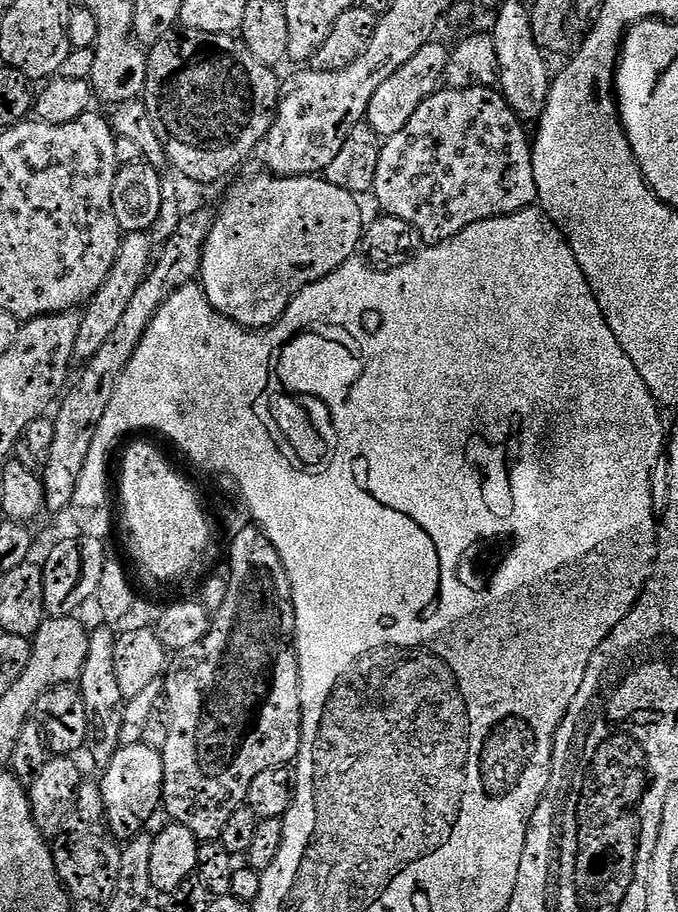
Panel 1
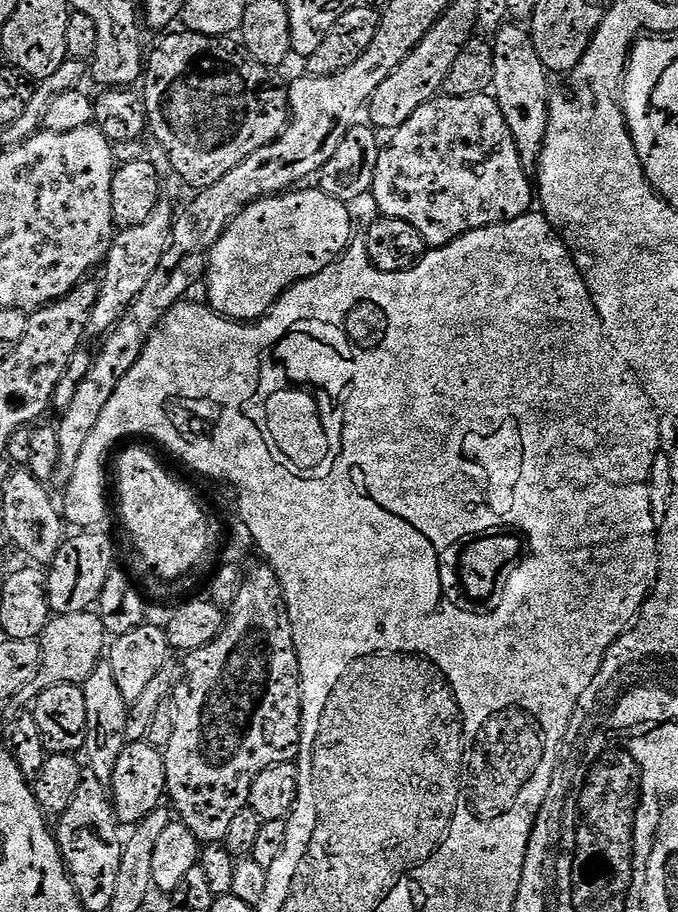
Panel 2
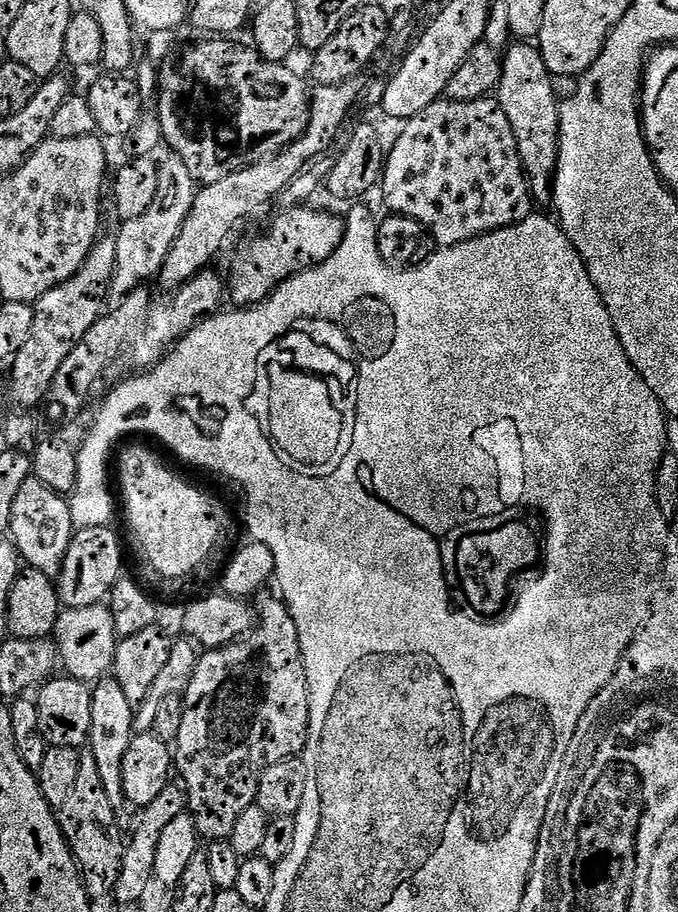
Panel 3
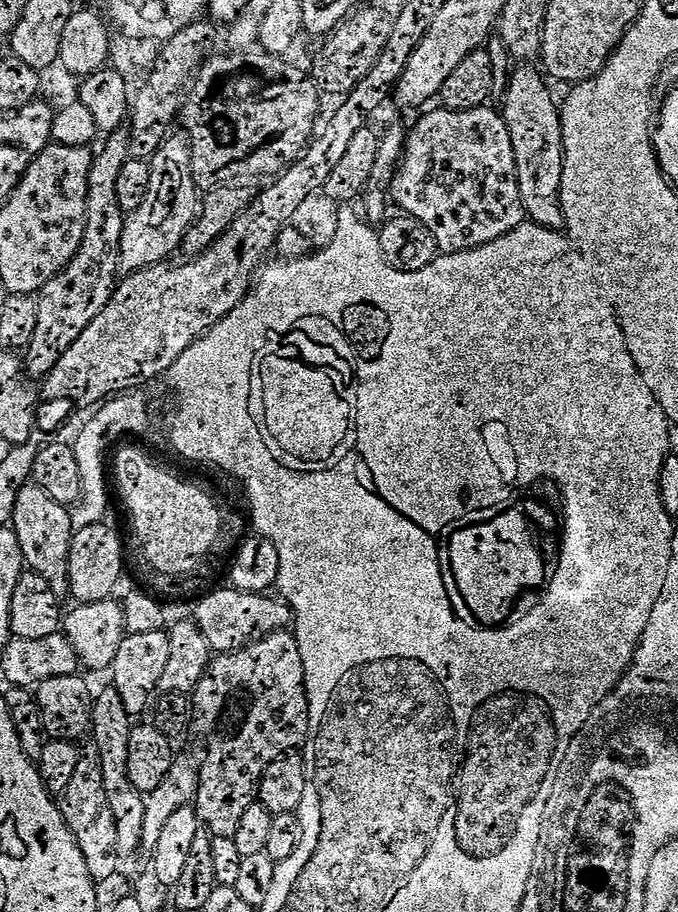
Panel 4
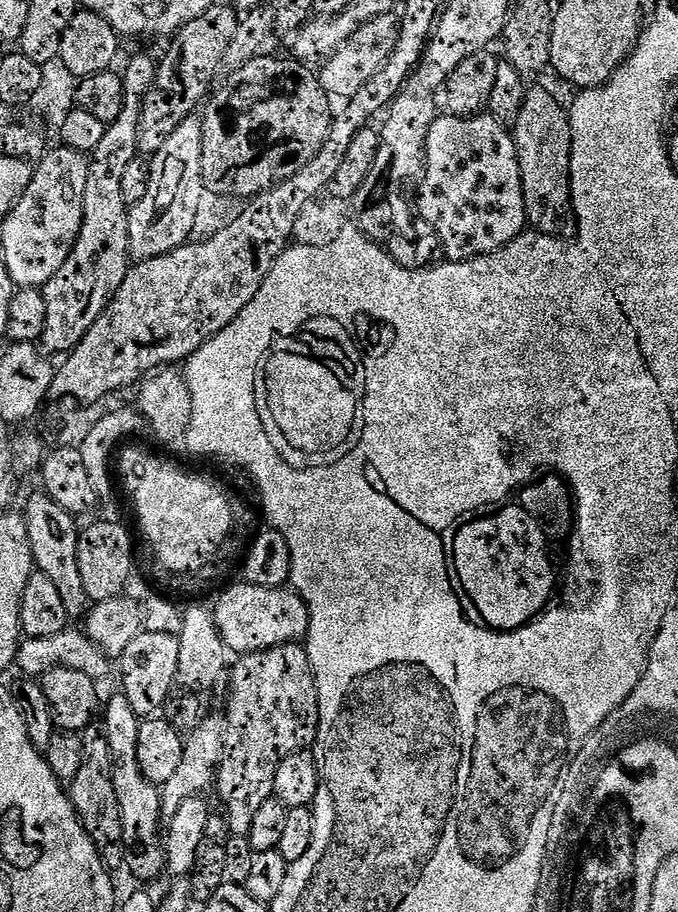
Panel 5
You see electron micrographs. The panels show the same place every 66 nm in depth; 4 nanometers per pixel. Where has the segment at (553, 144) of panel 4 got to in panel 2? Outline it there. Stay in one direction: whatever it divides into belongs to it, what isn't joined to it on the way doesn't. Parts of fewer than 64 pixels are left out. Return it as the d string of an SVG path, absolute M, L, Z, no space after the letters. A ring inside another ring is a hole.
M523 23L504 24L491 41L494 50L494 78L491 91L500 104L504 117L514 134L514 140L525 158L538 158L544 149L546 132L550 122L550 91L548 79L550 73L542 62L538 50L532 41L531 31Z

